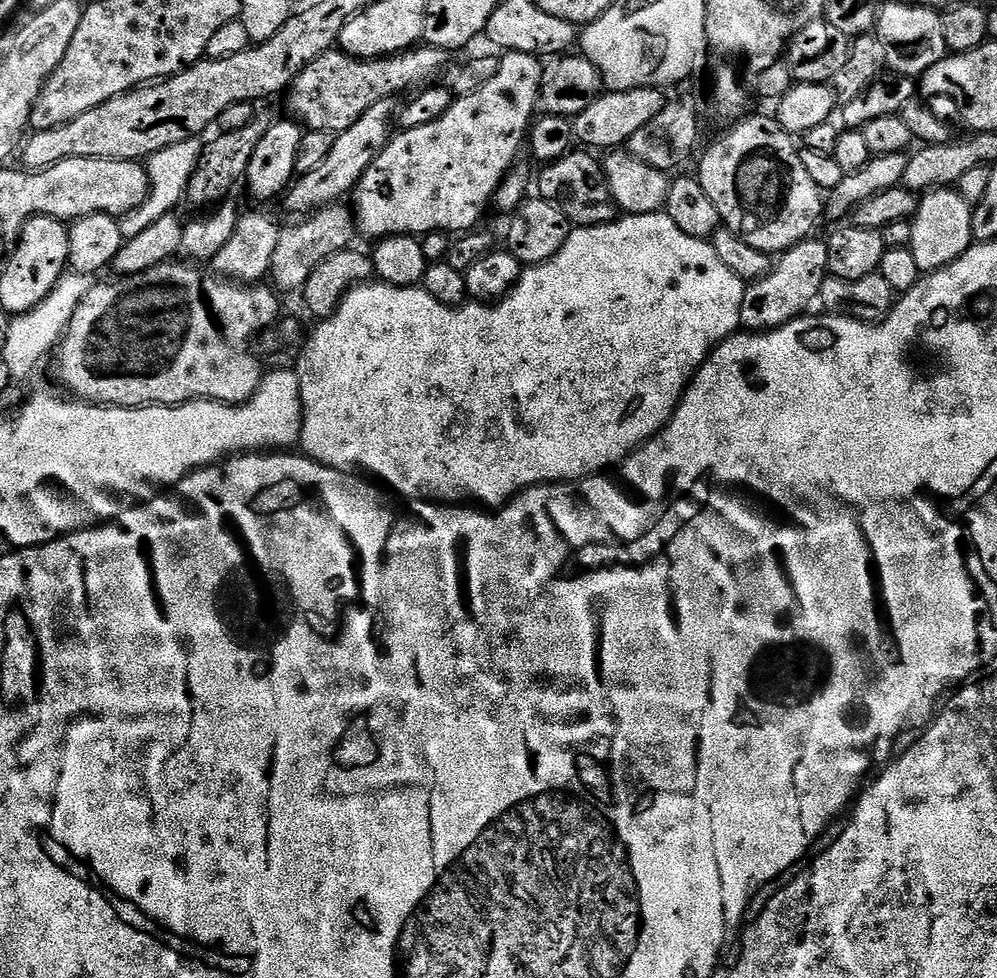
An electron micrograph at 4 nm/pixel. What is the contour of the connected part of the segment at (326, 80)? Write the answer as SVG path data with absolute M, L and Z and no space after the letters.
M417 46L408 48L394 56L382 56L378 60L360 60L356 56L346 54L343 50L333 50L314 58L292 79L286 89L288 96L288 108L293 117L307 130L326 130L333 134L339 134L350 130L370 106L377 104L379 100L392 100L395 95L412 84L428 79L434 75L444 63L450 60L449 53L443 48L431 46Z

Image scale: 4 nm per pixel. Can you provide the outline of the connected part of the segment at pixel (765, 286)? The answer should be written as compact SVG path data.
M809 238L798 242L793 248L787 248L784 252L775 257L772 268L765 276L751 281L744 289L742 298L742 314L740 315L740 328L750 332L773 332L775 328L781 328L796 320L799 316L805 315L813 303L817 303L822 282L828 274L828 245L823 239Z

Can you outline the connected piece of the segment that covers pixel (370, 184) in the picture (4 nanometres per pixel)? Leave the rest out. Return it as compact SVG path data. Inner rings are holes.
M504 52L494 78L490 78L472 93L457 95L450 110L426 126L397 131L388 144L370 162L362 178L356 183L354 215L359 235L369 236L372 242L386 236L423 237L429 232L463 234L473 231L484 216L488 204L493 203L496 191L505 176L517 163L516 155L525 147L526 133L533 123L532 111L537 111L542 86L544 64L541 57Z

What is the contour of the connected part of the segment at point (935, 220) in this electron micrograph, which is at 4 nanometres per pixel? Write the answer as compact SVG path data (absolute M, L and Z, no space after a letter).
M955 187L934 188L920 196L920 205L912 217L911 249L918 261L921 273L936 272L948 264L953 264L974 243L972 234L973 205L962 198Z

